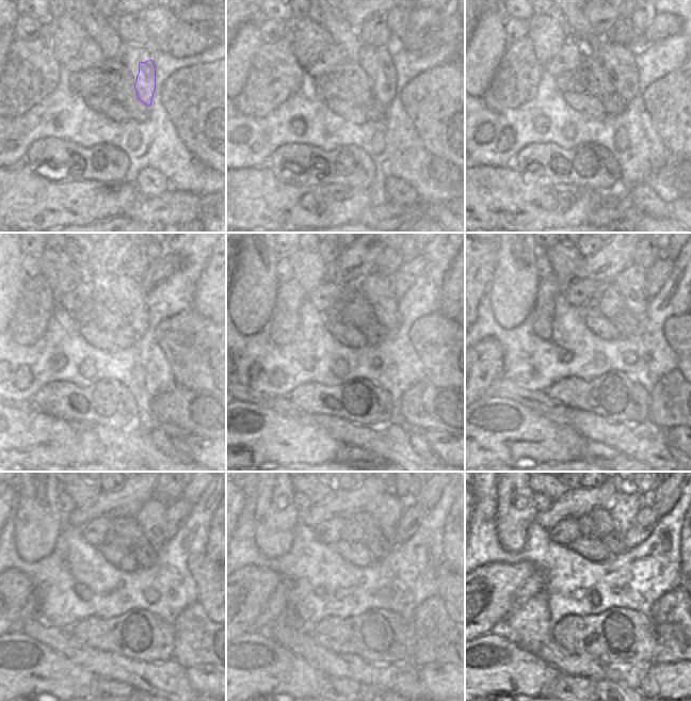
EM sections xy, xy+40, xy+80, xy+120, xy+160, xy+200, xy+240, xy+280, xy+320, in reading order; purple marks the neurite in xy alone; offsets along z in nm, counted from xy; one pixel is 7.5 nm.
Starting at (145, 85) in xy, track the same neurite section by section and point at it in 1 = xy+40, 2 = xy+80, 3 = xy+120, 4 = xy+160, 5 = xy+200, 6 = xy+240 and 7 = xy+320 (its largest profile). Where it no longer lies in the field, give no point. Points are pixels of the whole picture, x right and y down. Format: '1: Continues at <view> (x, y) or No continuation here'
1: Continues at xy+40 (386, 78)
2: Continues at xy+80 (625, 82)
3: Continues at xy+120 (140, 319)
4: Continues at xy+160 (388, 316)
5: Continues at xy+200 (630, 282)
6: Continues at xy+240 (151, 518)
7: Continues at xy+320 (626, 505).

